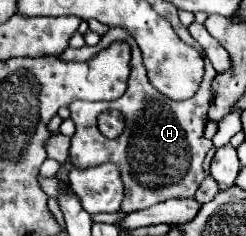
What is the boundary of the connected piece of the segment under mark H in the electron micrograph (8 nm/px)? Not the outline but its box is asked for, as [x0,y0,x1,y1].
[60,28,216,214]

